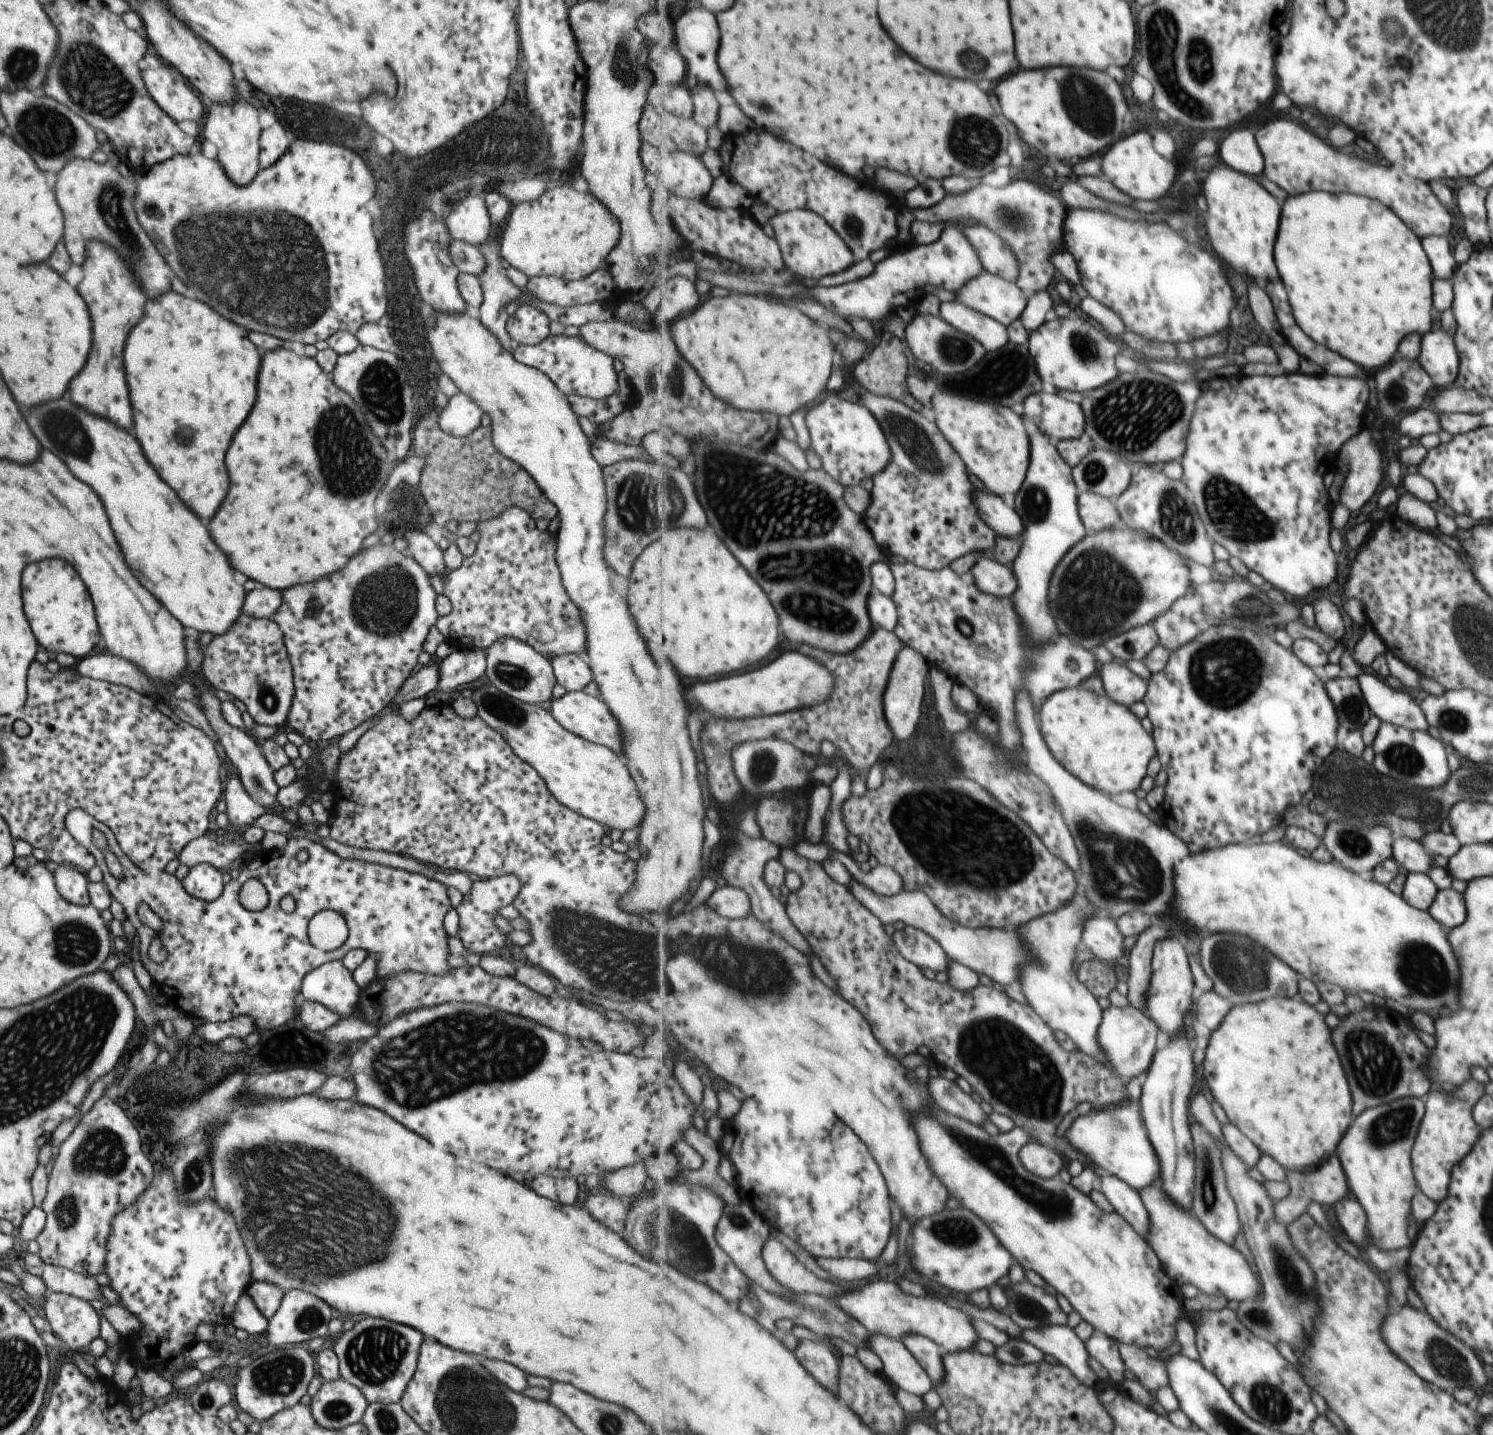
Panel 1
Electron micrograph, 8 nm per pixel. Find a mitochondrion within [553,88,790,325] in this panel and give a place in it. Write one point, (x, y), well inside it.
(763, 106)

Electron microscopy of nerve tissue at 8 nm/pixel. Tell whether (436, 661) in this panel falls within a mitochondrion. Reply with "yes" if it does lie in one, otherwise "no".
no

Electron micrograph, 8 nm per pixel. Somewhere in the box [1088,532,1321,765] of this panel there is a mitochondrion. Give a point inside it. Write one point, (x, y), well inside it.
(1224, 673)

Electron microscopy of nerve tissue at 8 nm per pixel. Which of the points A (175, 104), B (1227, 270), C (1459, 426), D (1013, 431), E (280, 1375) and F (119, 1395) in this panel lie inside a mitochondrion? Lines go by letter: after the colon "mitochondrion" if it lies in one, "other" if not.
A: other
B: other
C: other
D: other
E: mitochondrion
F: other

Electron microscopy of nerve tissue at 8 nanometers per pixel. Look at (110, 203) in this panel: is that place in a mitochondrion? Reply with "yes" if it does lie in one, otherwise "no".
yes

